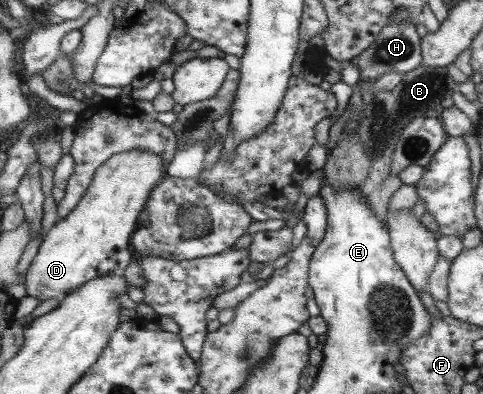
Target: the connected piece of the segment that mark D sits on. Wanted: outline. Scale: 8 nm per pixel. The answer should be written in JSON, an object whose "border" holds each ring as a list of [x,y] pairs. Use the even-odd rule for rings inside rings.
{"border":[[[131,151],[112,156],[99,168],[93,185],[67,218],[58,222],[46,234],[37,255],[24,276],[26,294],[40,302],[61,299],[67,290],[109,272],[122,273],[133,259],[129,238],[135,222],[153,189],[166,174],[163,159],[147,151]]]}

